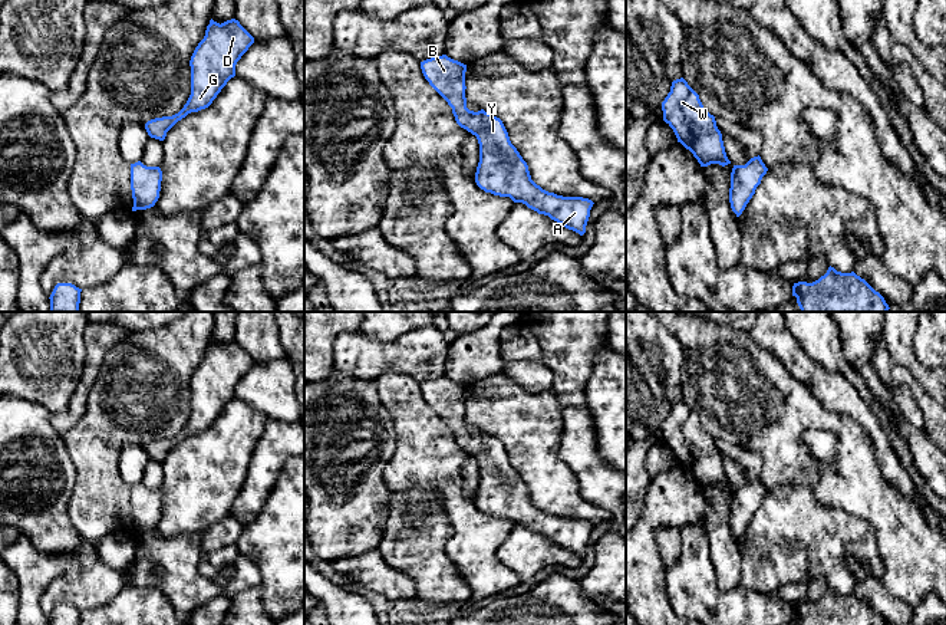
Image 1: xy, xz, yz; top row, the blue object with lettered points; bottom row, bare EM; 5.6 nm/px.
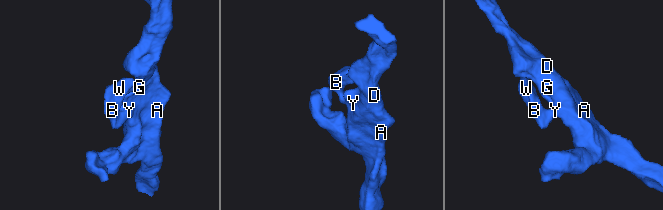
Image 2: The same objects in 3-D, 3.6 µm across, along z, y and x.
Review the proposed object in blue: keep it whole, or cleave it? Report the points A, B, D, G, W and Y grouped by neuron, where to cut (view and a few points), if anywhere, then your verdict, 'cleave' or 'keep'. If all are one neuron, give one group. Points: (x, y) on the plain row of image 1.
A B D G W Y; no cut; keep

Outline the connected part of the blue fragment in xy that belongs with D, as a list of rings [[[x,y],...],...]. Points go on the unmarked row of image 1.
[[[212,341],[204,361],[195,369],[191,388],[191,417],[184,430],[172,437],[151,441],[145,451],[151,460],[164,463],[167,454],[191,434],[208,430],[227,404],[235,398],[235,386],[254,365],[254,359],[231,341],[217,345]]]

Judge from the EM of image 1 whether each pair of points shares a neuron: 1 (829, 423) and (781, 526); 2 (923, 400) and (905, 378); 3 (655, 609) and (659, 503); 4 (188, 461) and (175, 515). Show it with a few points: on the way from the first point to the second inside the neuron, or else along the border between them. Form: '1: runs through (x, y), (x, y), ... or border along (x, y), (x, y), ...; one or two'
1: border along (768, 490), (807, 486), (827, 506); two
2: runs through (919, 394), (910, 384); one
3: runs through (646, 584), (646, 529); one
4: runs through (190, 474), (188, 502); one

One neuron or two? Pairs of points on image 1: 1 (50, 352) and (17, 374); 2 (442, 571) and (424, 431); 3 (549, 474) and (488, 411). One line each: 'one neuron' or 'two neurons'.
1: one neuron
2: two neurons
3: one neuron

